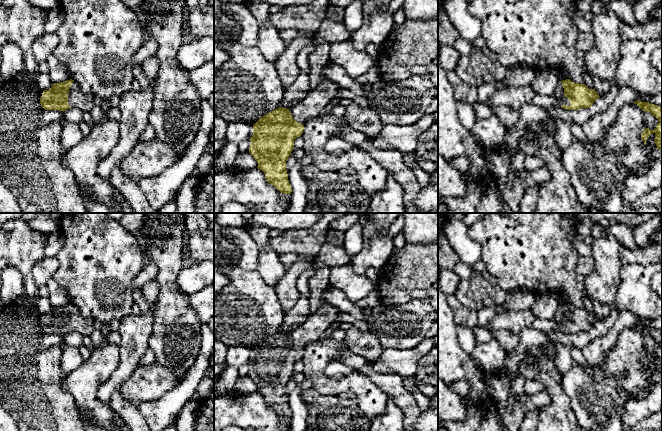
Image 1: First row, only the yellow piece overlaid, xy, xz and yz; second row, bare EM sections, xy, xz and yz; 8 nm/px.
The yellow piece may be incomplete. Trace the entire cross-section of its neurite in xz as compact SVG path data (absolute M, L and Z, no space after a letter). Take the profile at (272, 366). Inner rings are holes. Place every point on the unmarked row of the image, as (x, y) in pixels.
M327 302L289 333L279 331L253 349L249 377L258 387L268 407L283 418L291 418L286 385L294 373L294 364L301 360L304 348L318 341L335 322L339 309Z

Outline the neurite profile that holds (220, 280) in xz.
M214 273L214 295L218 294L228 283L227 275Z

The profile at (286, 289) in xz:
M298 255L284 276L273 286L285 313L289 312L301 297L297 289L297 278L310 267L314 260Z

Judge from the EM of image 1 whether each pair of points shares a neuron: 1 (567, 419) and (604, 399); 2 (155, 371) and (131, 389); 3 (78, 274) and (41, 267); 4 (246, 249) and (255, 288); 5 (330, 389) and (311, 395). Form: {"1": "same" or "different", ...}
{"1": "different", "2": "same", "3": "different", "4": "different", "5": "different"}

